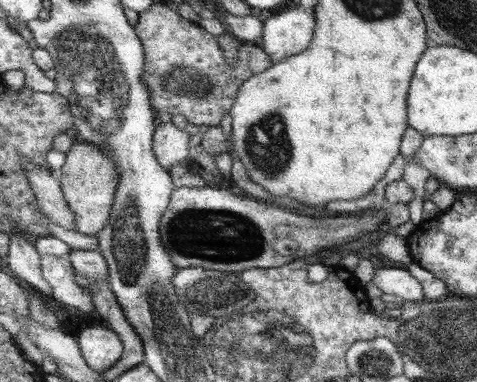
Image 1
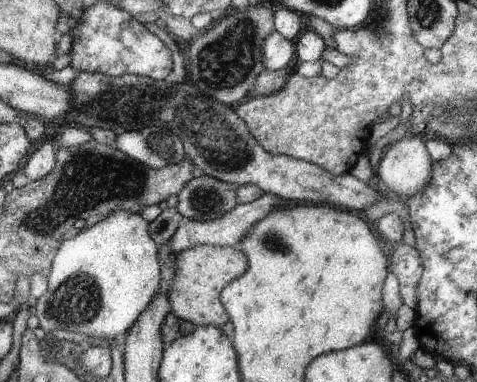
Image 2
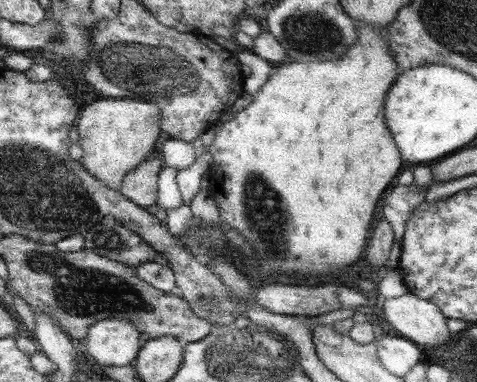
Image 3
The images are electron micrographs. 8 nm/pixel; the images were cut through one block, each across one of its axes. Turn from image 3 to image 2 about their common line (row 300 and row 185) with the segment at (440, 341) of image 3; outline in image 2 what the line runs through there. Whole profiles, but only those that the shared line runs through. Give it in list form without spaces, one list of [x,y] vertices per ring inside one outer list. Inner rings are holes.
[[[403,136],[401,140],[389,142],[385,146],[385,152],[379,160],[379,164],[375,166],[375,174],[381,180],[381,184],[387,188],[387,192],[391,196],[409,200],[409,196],[417,194],[417,190],[421,190],[427,182],[429,182],[429,174],[433,170],[433,162],[425,150],[425,142],[421,136]]]

